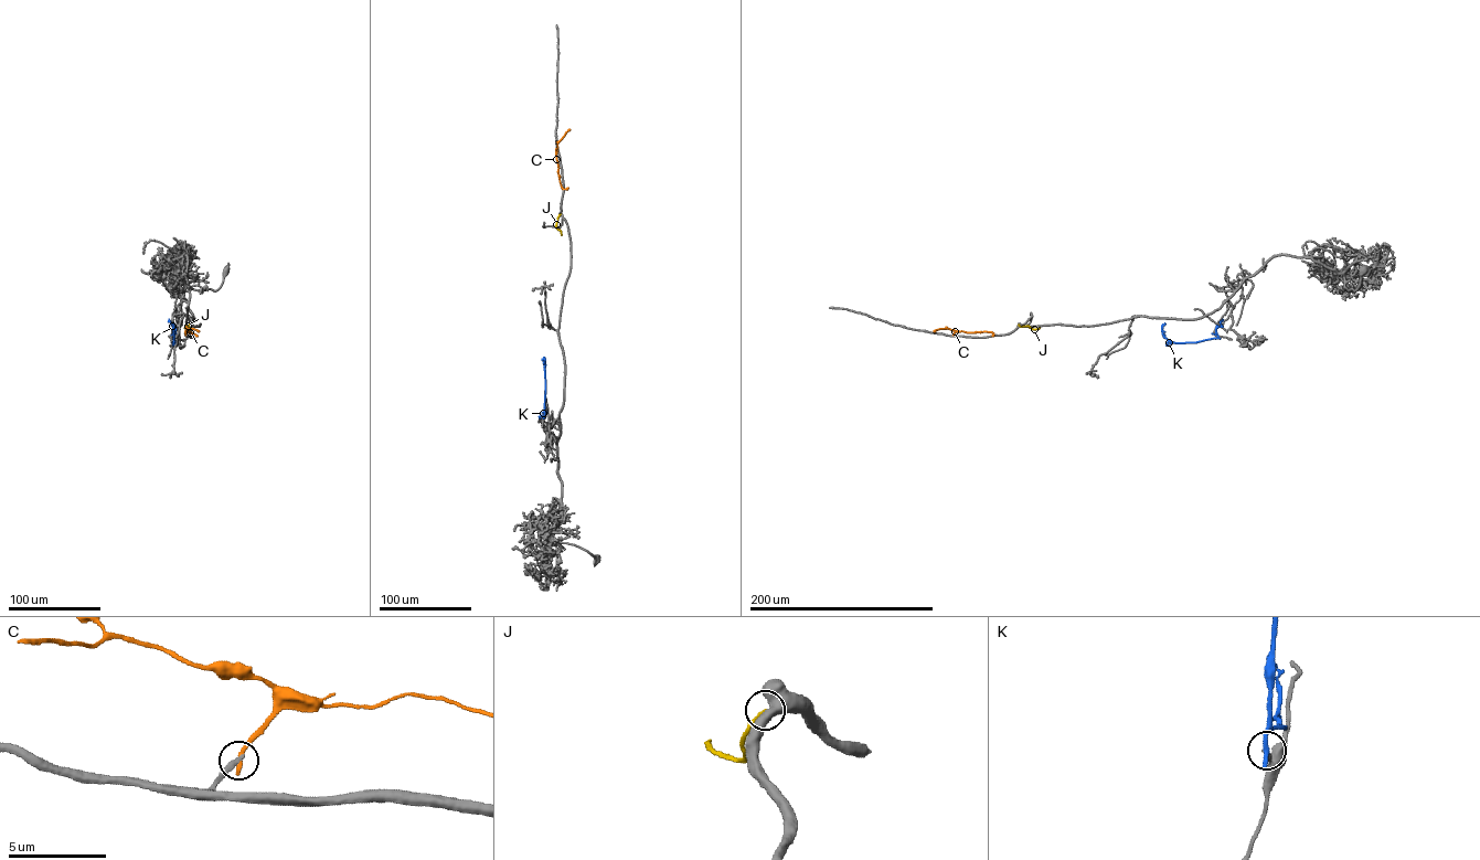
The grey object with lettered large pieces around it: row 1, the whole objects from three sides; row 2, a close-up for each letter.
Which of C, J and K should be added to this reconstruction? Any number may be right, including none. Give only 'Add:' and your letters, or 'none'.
Add: none

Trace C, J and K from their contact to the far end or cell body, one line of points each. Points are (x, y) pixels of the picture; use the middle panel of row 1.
C: (556, 149), (560, 181), (563, 189), (568, 188)
J: (560, 214), (556, 227), (561, 235)
K: (544, 414), (544, 360)

